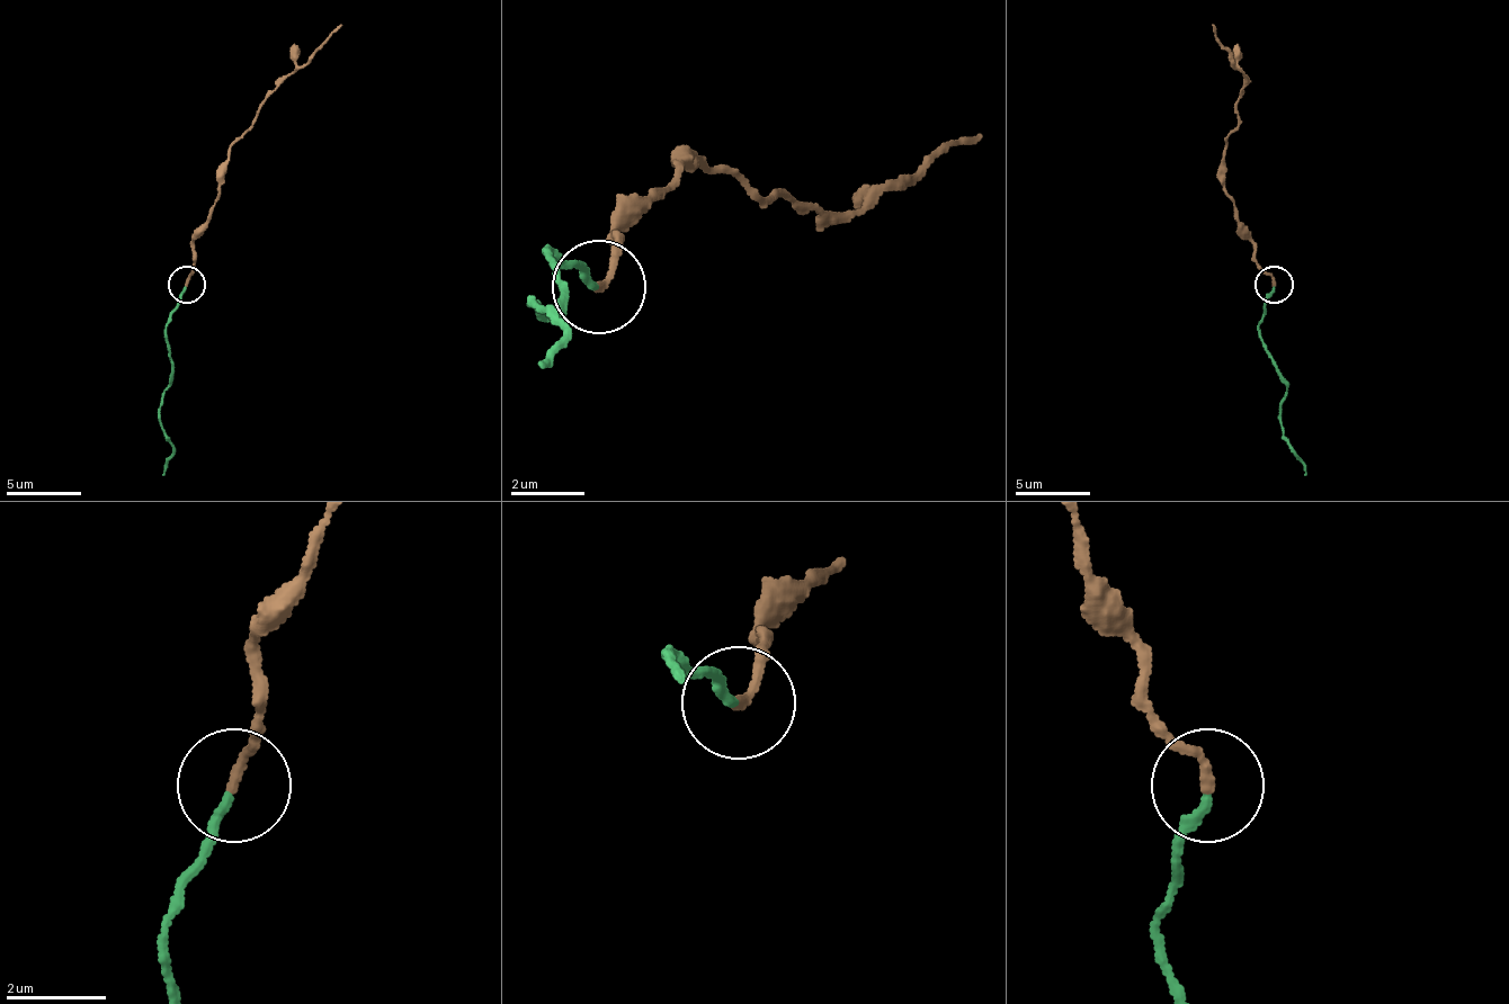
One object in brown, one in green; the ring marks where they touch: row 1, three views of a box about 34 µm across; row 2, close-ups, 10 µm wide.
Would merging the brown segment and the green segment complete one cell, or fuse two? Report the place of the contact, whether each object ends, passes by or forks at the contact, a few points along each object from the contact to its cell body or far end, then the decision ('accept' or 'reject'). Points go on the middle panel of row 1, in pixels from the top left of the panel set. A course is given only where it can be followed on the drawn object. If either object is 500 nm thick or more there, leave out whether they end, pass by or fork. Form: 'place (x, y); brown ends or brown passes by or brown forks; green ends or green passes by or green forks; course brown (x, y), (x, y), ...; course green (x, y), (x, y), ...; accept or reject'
place (598, 286); brown ends; green ends; course brown (596, 284), (615, 238), (689, 163), (698, 163), (755, 200), (773, 191), (865, 209), (976, 135); course green (596, 284), (550, 257), (550, 321), (532, 303), (569, 340), (541, 368); reject

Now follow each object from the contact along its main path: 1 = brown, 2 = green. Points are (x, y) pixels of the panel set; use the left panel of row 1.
1: (186, 284), (193, 257), (193, 238), (223, 186), (226, 148), (250, 125), (257, 106), (340, 24)
2: (186, 287), (167, 324), (167, 388), (159, 404), (159, 427), (175, 457), (163, 475)

